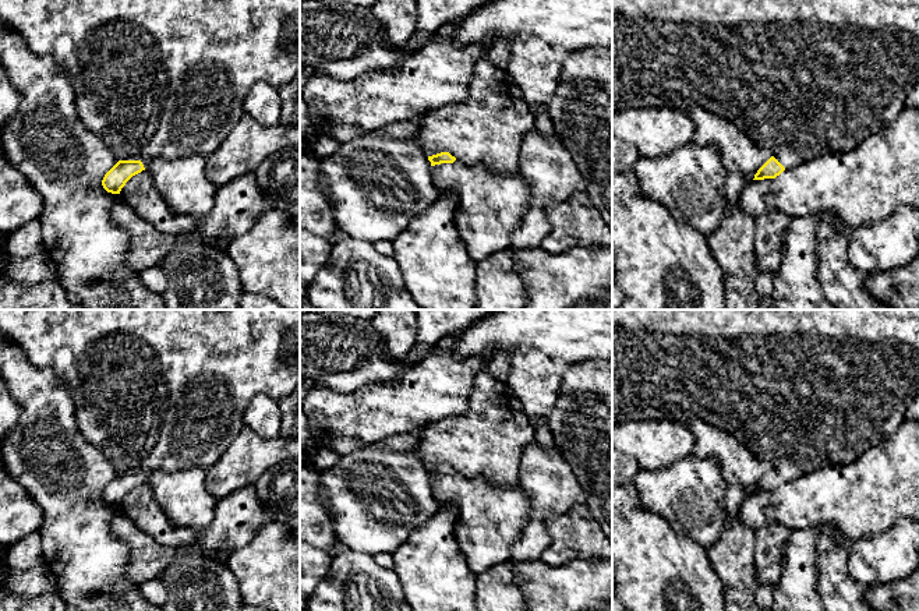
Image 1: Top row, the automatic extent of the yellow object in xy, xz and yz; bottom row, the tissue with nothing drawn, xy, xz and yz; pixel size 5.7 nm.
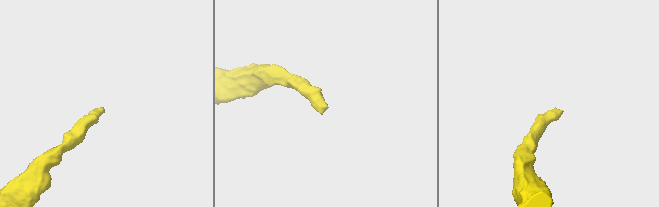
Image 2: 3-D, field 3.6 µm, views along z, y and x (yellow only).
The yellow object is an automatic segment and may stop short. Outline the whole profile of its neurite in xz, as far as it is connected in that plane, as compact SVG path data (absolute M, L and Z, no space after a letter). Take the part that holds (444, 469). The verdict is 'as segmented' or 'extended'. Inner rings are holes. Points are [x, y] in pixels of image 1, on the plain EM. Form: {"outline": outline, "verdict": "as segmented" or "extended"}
{"outline": "M449 465L428 469L428 473L435 501L439 505L457 502L455 540L471 572L477 576L510 561L512 547L520 540L522 529L531 513L531 502L519 483L510 488L496 487L483 477L469 478Z", "verdict": "extended"}

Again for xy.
{"outline": "M0 310L0 332L15 342L36 368L50 368L64 384L82 435L119 473L102 492L103 501L112 506L120 506L126 495L145 483L153 470L208 470L244 427L243 414L255 396L266 395L279 400L300 384L300 310Z", "verdict": "extended"}

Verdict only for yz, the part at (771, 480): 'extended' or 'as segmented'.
extended

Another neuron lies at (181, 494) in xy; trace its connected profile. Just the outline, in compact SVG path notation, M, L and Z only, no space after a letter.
M204 469L153 470L145 483L176 526L202 531L212 523L219 501L205 487Z

